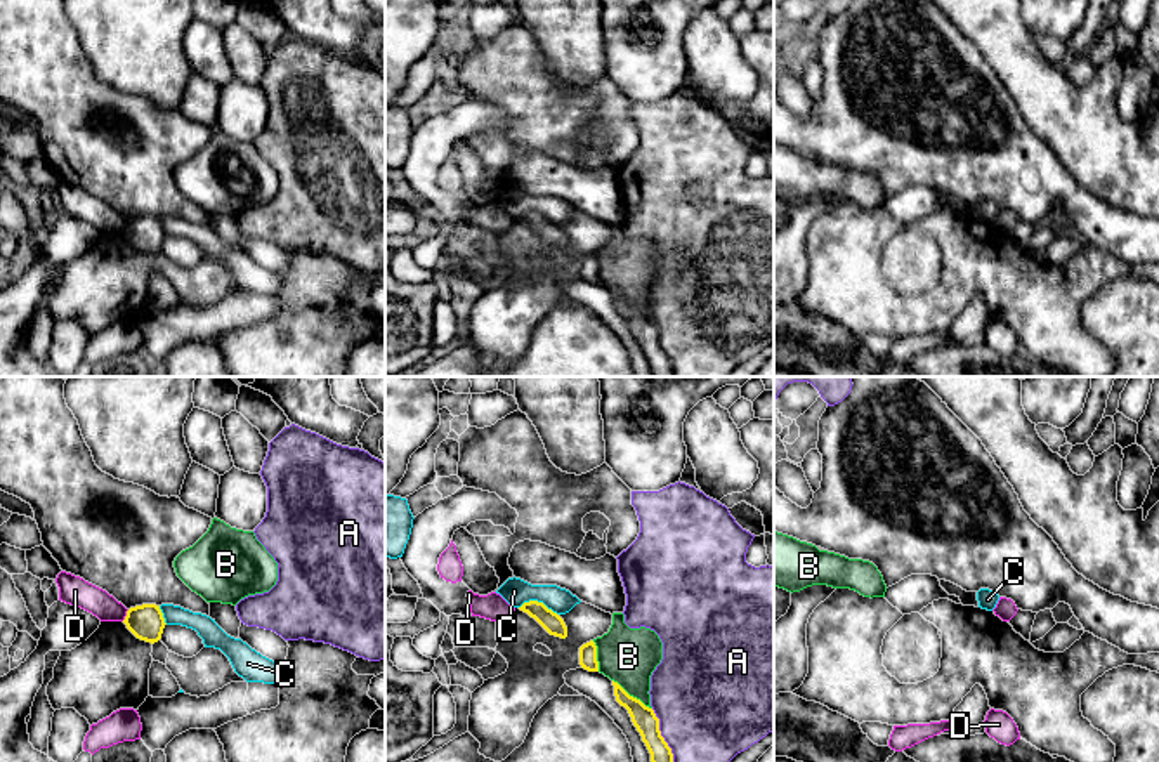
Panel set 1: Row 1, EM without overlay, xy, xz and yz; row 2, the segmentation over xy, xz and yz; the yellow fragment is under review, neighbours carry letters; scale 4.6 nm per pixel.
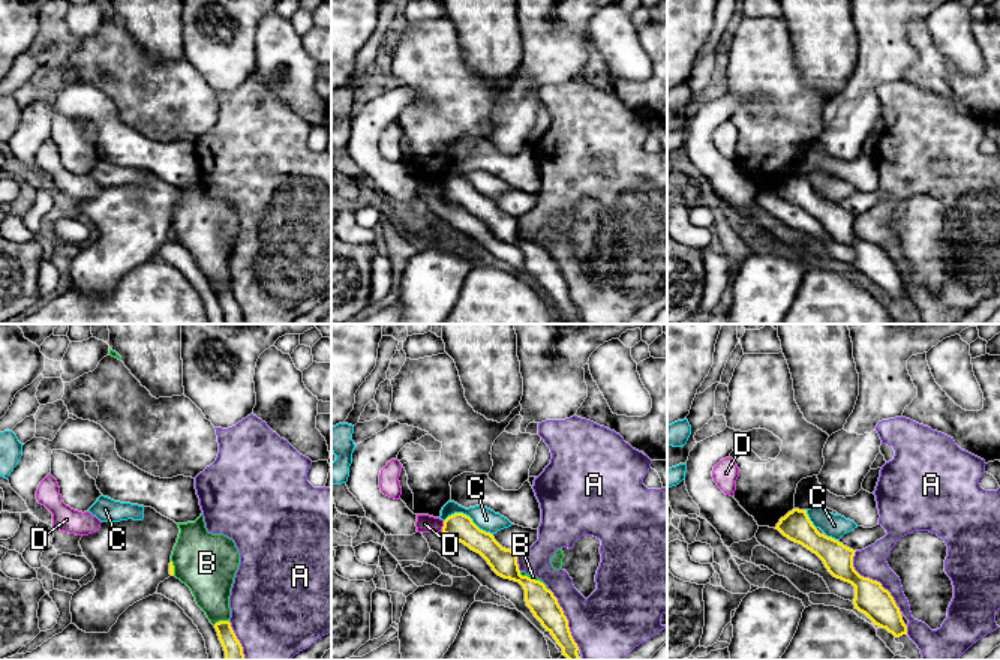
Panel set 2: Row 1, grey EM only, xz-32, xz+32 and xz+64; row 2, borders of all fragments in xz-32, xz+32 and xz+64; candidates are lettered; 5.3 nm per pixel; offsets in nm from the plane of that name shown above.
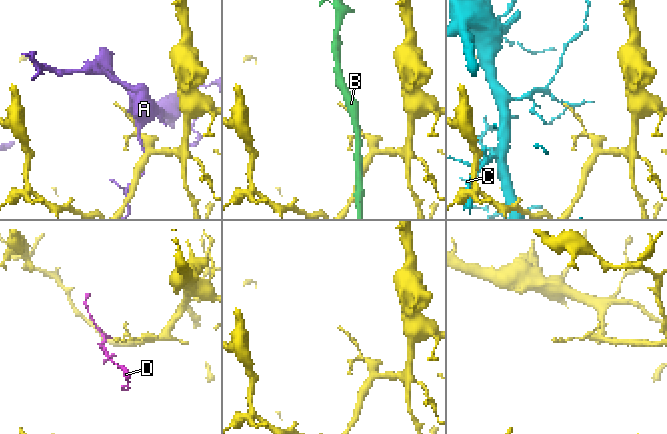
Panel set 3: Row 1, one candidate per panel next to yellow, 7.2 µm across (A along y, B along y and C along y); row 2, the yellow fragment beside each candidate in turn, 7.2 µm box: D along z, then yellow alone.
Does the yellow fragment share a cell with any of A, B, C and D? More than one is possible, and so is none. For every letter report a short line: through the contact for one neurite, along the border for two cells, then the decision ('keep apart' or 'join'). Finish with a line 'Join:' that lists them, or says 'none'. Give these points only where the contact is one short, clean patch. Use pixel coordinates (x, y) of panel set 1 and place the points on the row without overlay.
A: keep apart
B: keep apart
C: keep apart
D: xy (129, 221), (122, 231) | keep apart
Join: none

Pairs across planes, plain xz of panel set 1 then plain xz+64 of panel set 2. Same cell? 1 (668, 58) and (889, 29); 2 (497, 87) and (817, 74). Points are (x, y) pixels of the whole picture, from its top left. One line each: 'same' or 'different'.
1: same
2: different

